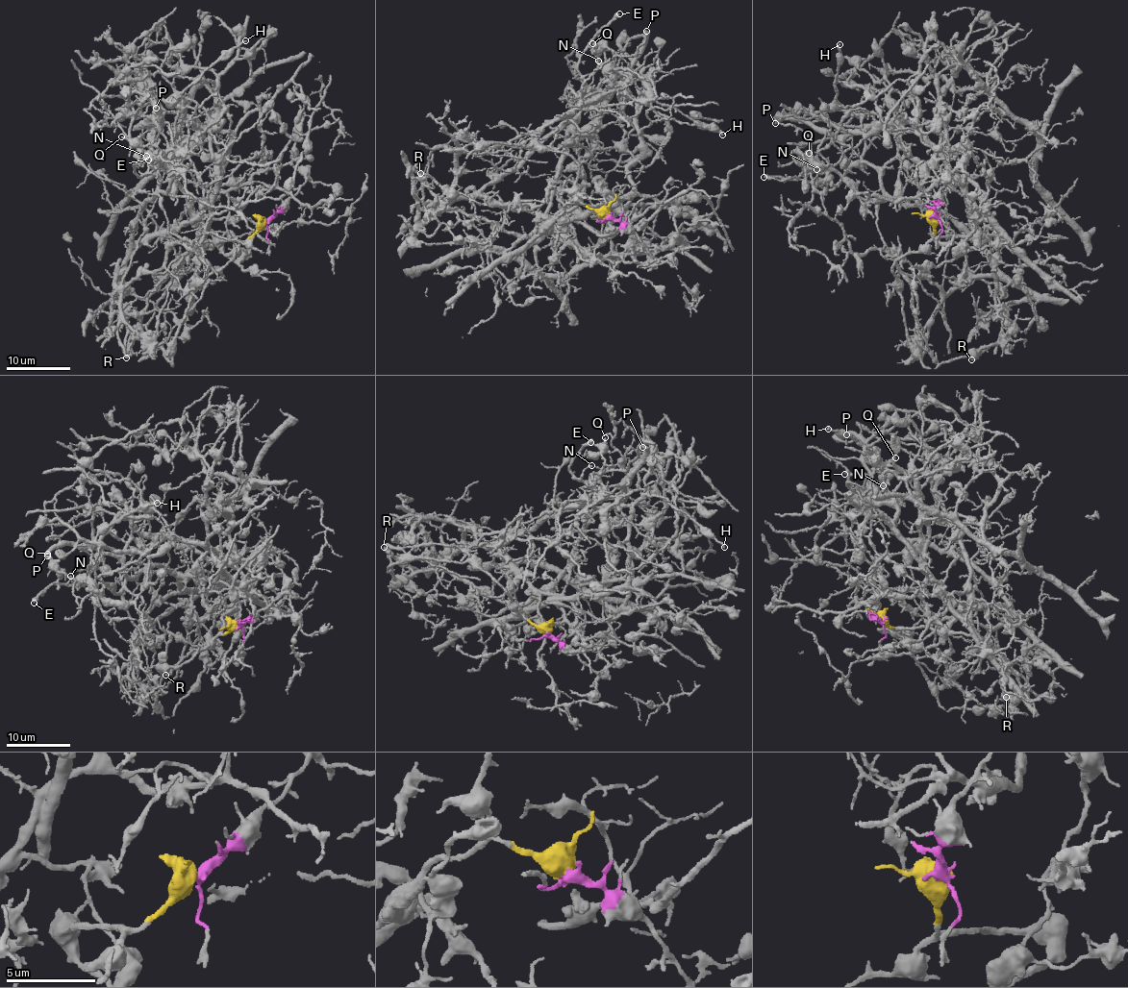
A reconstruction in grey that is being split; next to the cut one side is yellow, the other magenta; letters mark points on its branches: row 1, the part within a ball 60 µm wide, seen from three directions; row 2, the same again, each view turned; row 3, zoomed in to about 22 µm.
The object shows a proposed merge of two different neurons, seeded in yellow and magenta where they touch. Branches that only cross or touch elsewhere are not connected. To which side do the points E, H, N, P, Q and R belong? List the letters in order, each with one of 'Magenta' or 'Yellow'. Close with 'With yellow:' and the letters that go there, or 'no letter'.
E: Yellow
H: Yellow
N: Yellow
P: Magenta
Q: Magenta
R: Yellow
With yellow: E, H, N, R

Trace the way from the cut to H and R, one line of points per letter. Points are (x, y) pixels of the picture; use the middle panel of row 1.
H: (606, 215), (576, 204), (528, 243), (632, 190), (645, 84), (659, 103), (722, 135)
R: (606, 215), (576, 204), (528, 243), (552, 222), (482, 197), (459, 196), (421, 221), (430, 205), (419, 173)

